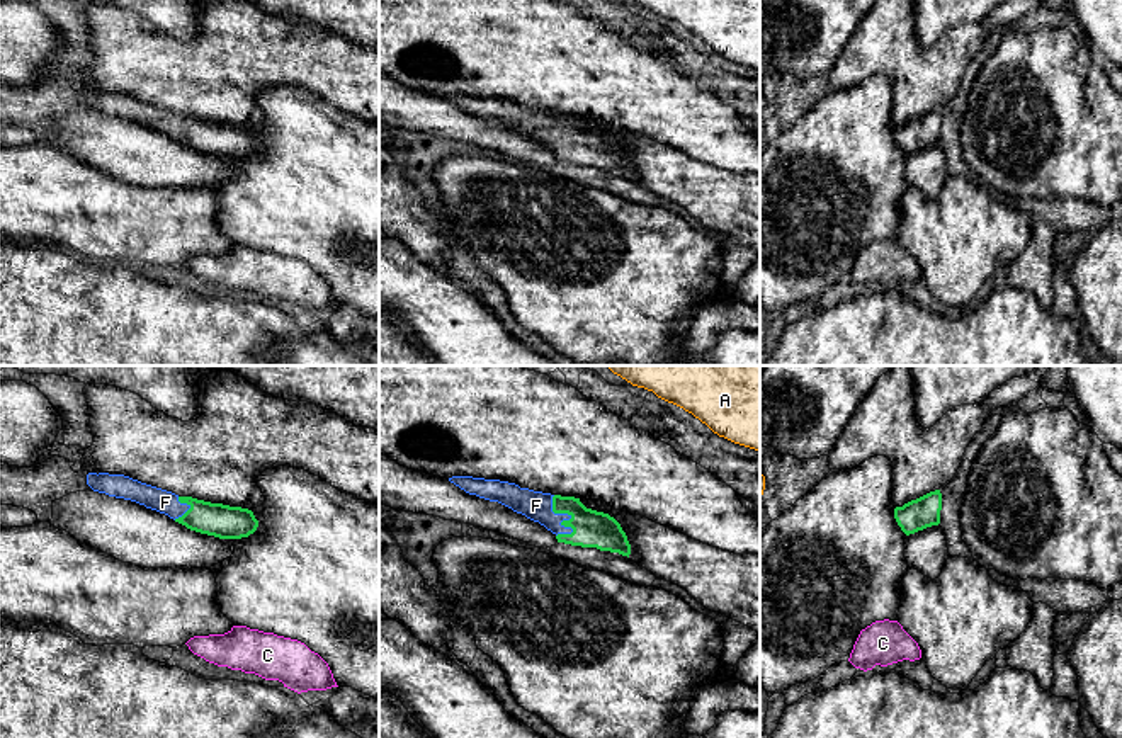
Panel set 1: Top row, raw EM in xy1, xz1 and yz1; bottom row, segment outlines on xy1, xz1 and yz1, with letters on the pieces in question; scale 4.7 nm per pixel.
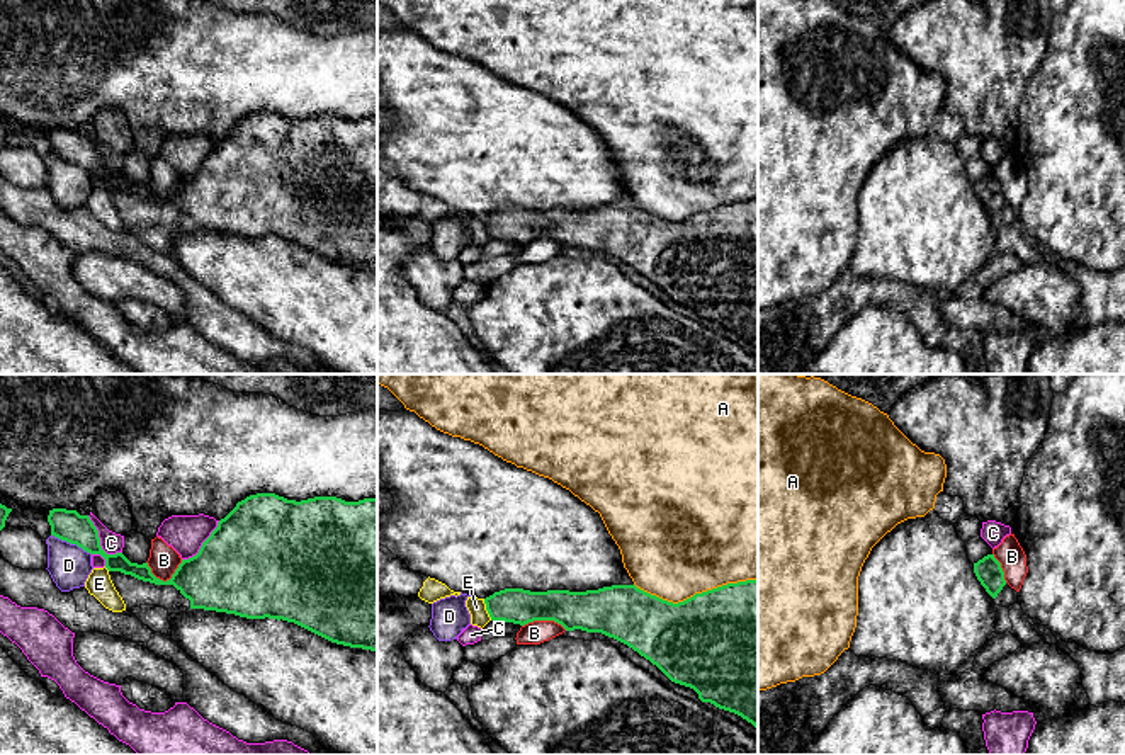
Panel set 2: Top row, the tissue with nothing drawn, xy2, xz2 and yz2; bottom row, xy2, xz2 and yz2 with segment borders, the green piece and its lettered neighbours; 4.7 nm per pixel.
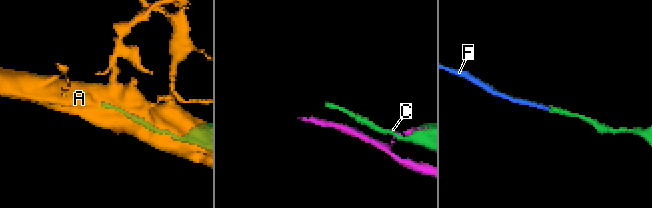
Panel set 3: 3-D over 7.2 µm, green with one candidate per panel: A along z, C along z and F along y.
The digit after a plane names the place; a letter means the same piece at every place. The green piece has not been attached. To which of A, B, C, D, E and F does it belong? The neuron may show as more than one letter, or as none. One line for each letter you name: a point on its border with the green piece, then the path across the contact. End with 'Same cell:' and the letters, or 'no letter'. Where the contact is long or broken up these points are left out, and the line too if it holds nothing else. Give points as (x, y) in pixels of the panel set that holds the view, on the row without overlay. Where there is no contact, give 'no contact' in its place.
F: contact xz1 (566, 131)
Same cell: F

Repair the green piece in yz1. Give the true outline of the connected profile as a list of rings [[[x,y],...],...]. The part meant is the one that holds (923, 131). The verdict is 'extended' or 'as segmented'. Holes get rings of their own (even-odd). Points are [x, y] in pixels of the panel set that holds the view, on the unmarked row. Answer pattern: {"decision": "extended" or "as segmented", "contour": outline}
{"decision": "as segmented", "contour": [[[930,111],[916,119],[894,128],[894,138],[901,150],[910,155],[940,143],[942,112]]]}

